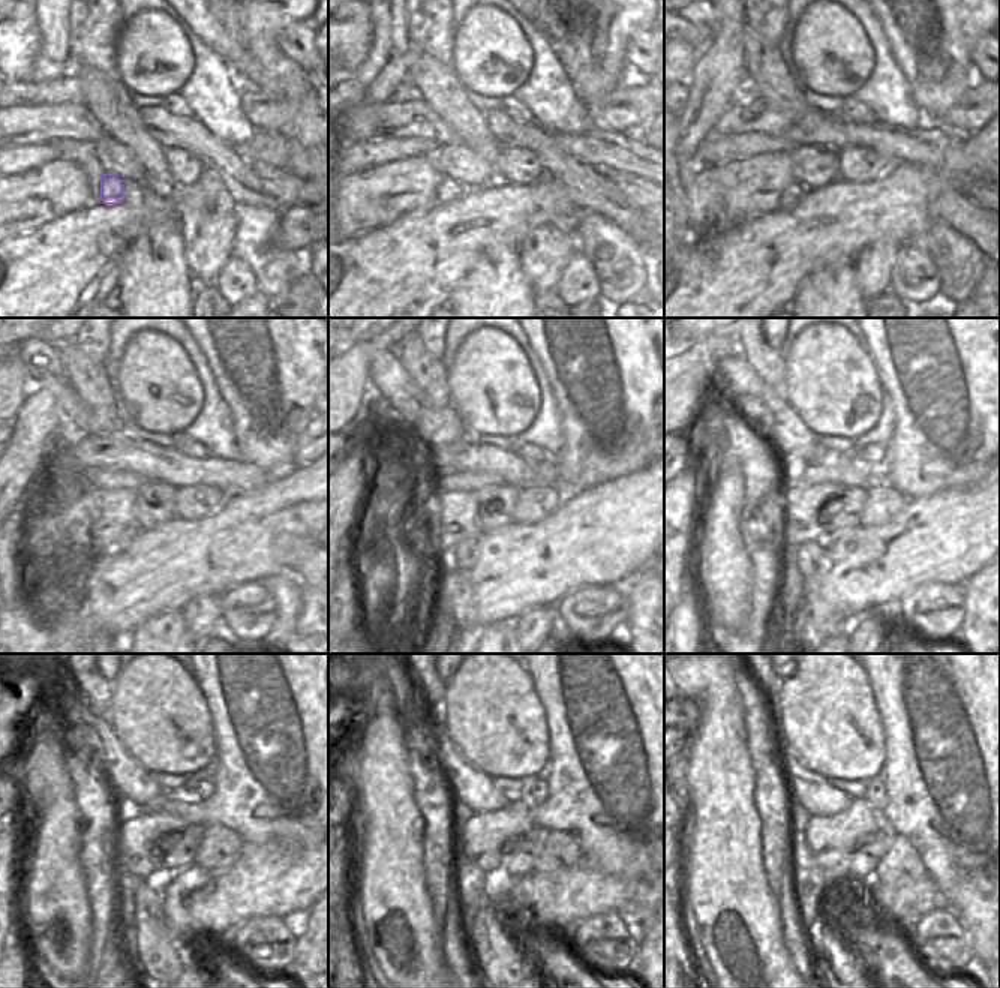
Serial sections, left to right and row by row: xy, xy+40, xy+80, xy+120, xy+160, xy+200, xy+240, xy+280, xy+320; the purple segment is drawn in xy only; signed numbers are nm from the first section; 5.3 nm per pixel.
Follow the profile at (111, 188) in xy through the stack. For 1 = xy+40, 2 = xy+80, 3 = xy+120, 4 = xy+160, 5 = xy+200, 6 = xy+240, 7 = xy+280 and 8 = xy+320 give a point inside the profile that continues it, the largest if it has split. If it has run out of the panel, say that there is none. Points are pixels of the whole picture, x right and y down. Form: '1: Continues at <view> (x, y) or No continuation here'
1: Continues at xy+40 (449, 189)
2: Continues at xy+80 (790, 195)
3: Continues at xy+120 (123, 541)
4: Continues at xy+160 (465, 553)
5: Continues at xy+200 (810, 622)
6: Continues at xy+240 (159, 958)
7: Continues at xy+280 (497, 957)
8: Continues at xy+320 (834, 957).

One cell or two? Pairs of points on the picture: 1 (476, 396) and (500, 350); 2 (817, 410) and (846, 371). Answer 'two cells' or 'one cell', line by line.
1: one cell
2: one cell

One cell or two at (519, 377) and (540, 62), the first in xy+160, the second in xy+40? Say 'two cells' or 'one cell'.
two cells

